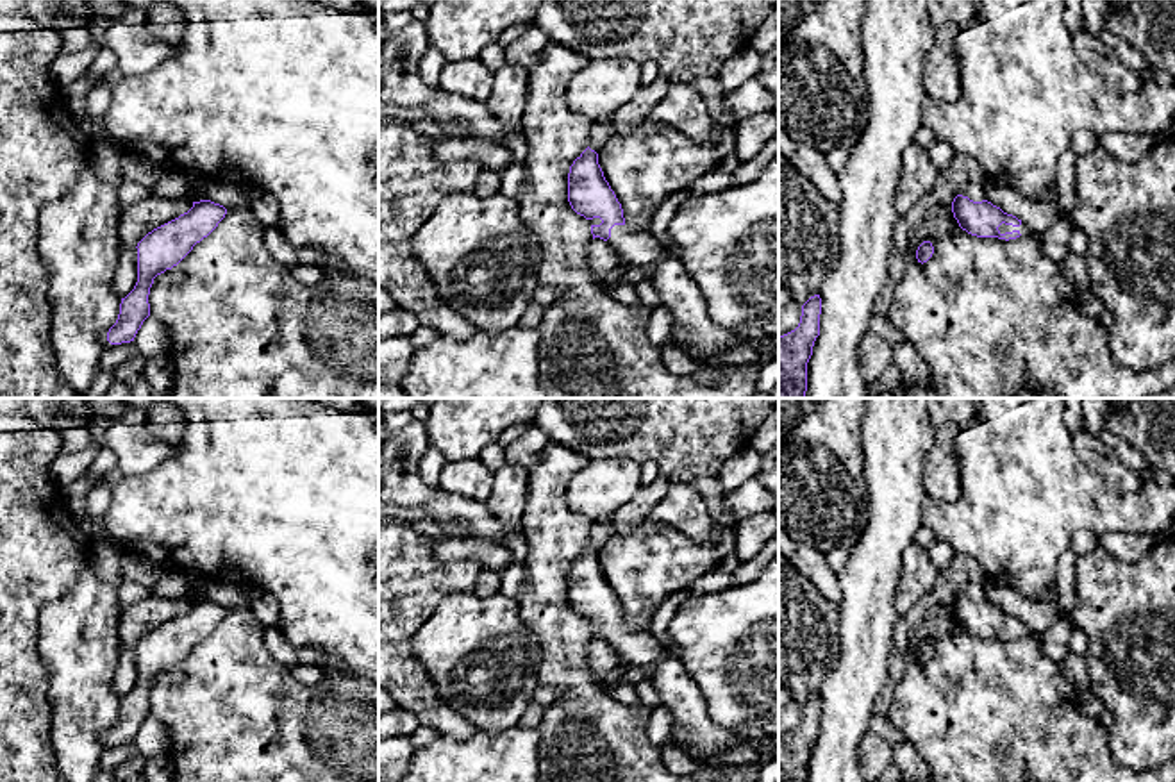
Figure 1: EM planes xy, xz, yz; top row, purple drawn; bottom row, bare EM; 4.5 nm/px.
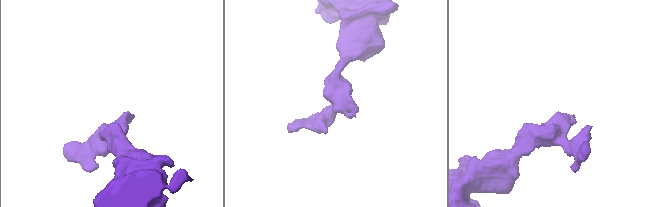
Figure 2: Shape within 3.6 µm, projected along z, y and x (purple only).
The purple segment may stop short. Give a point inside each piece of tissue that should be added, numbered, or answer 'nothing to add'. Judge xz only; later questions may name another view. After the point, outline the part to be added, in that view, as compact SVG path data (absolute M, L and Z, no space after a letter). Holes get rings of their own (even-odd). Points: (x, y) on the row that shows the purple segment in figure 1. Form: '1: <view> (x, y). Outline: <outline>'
1: xz (693, 329). Outline: M614 225L607 243L618 252L621 262L632 268L652 268L654 286L673 316L671 337L696 357L712 357L732 346L752 346L759 355L770 350L779 357L779 343L766 346L743 339L720 327L707 312L705 300L671 246L650 230L634 230Z

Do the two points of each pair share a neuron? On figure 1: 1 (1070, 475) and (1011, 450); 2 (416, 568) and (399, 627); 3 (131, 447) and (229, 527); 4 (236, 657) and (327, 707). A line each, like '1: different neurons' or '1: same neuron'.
1: same neuron
2: same neuron
3: different neurons
4: same neuron

